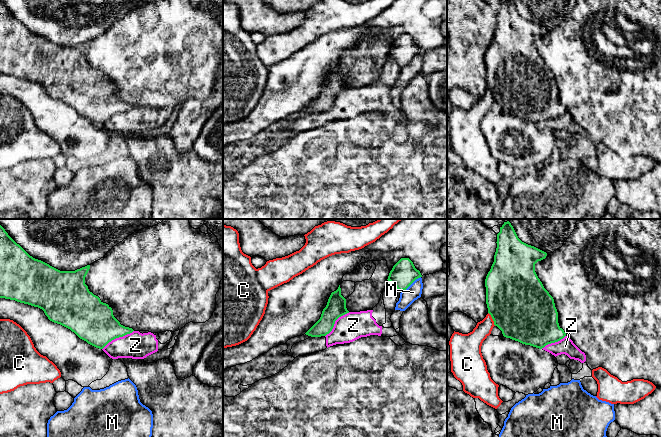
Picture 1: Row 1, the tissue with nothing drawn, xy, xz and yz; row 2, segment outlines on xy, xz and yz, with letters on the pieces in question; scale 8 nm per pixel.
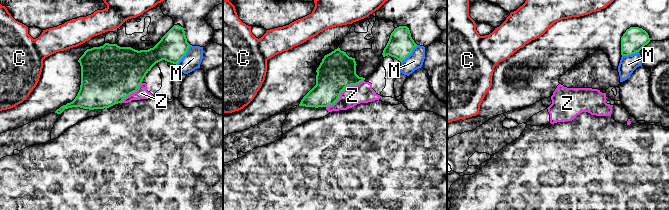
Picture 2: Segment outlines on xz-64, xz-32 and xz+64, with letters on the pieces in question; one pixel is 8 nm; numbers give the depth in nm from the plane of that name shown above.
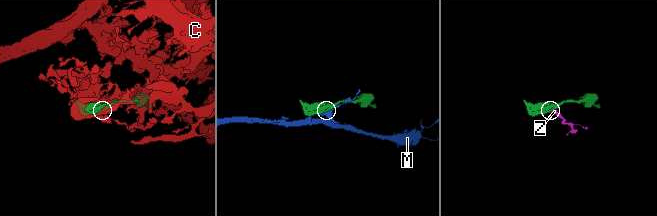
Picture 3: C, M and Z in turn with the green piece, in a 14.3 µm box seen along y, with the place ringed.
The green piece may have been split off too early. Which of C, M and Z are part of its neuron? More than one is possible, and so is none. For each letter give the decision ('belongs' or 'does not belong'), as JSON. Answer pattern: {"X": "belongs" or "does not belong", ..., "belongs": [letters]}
{"C": "does not belong", "M": "does not belong", "Z": "does not belong", "belongs": []}

